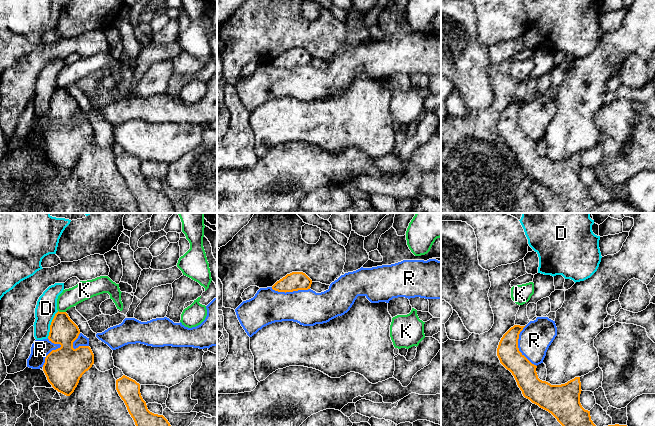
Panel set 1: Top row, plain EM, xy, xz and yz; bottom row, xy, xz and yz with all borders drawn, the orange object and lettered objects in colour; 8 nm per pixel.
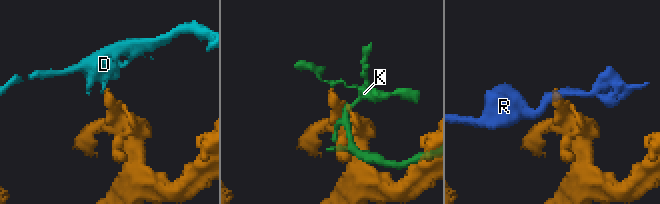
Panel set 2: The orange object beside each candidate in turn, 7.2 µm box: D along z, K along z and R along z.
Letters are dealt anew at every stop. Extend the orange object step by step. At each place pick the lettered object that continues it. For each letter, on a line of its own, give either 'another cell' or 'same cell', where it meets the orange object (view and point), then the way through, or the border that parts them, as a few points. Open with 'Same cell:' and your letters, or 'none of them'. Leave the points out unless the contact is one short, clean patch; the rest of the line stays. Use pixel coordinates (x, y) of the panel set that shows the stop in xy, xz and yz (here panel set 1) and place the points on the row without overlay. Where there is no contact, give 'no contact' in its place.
Same cell: none of them
D: another cell; contact xy (51, 100); border xy (58, 87), (51, 98), (47, 113)
K: another cell; contact xy (62, 88)
R: another cell; contact yz (517, 122)

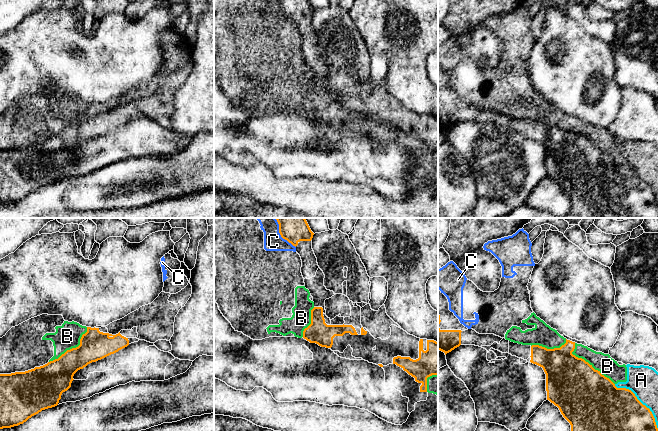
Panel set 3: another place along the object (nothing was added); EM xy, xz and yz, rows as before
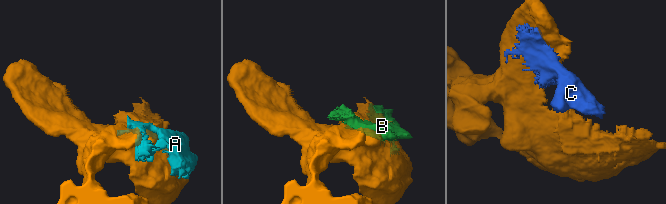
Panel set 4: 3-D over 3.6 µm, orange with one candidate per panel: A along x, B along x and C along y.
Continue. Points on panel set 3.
Same cell: none of them
A: another cell; contact yz (640, 178)
B: another cell; contact yz (587, 138)
C: another cell; contact xz (282, 13)

